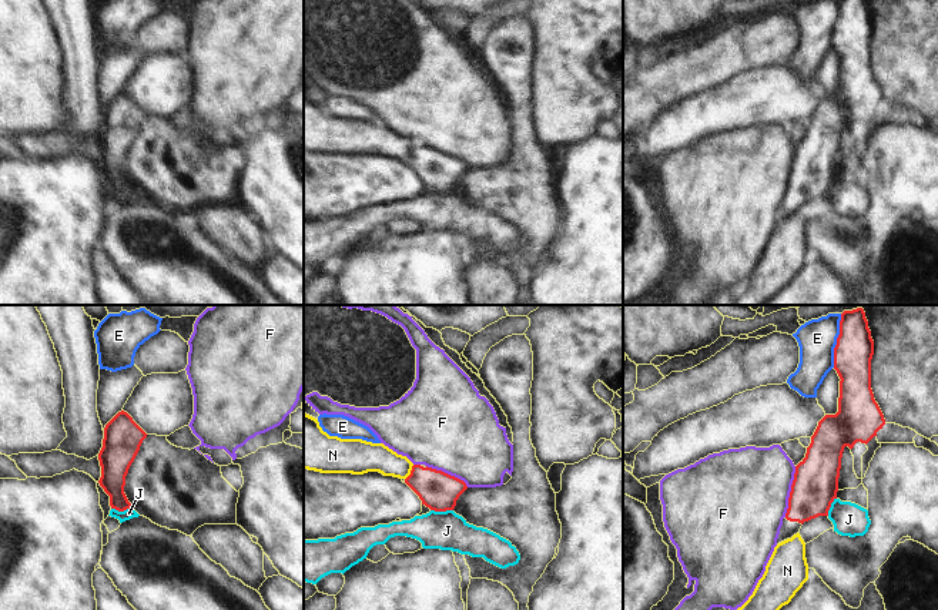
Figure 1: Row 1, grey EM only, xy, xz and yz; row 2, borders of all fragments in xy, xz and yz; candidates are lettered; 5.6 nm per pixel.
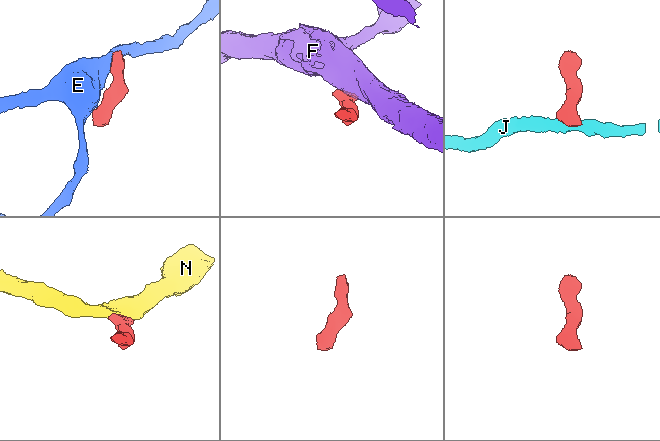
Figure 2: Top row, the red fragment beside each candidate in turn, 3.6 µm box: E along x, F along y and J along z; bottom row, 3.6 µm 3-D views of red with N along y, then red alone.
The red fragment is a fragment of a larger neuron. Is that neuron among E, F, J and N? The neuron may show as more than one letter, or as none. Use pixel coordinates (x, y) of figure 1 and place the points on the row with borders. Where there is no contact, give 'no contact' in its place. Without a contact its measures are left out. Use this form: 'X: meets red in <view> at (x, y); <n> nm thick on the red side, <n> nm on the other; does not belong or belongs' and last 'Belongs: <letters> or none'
E: meets red in yz at (837, 341); 220 nm thick on the red side, 220 nm on the other; does not belong
F: meets red in yz at (790, 492); 260 nm thick on the red side, 480 nm on the other; does not belong
J: meets red in xz at (442, 510); 220 nm thick on the red side, 220 nm on the other; does not belong
N: meets red in xz at (411, 472); 220 nm thick on the red side, 160 nm on the other; does not belong
Belongs: none

